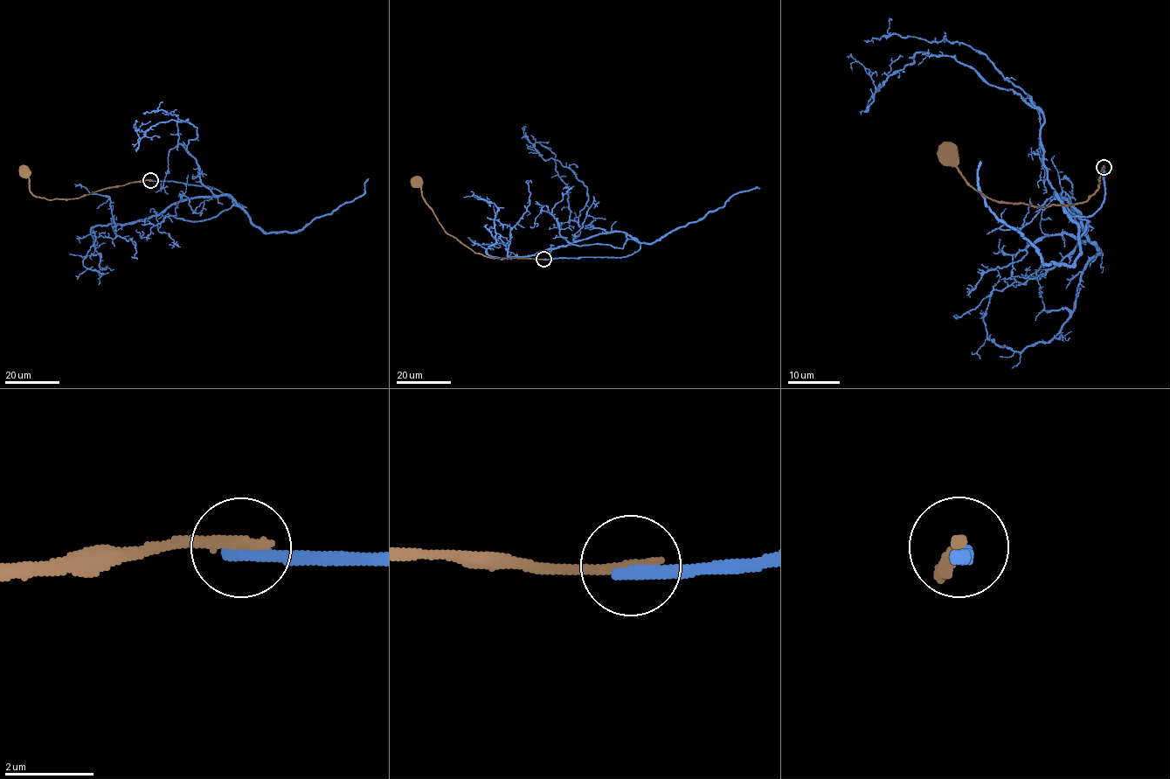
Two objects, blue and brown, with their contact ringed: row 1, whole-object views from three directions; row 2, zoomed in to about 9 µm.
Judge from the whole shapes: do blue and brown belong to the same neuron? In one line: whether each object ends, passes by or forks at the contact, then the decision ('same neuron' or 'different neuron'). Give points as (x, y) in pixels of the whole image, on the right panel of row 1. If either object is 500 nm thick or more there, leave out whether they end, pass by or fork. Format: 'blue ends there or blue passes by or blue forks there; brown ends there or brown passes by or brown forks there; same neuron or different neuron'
blue ends there; brown ends there; different neuron

